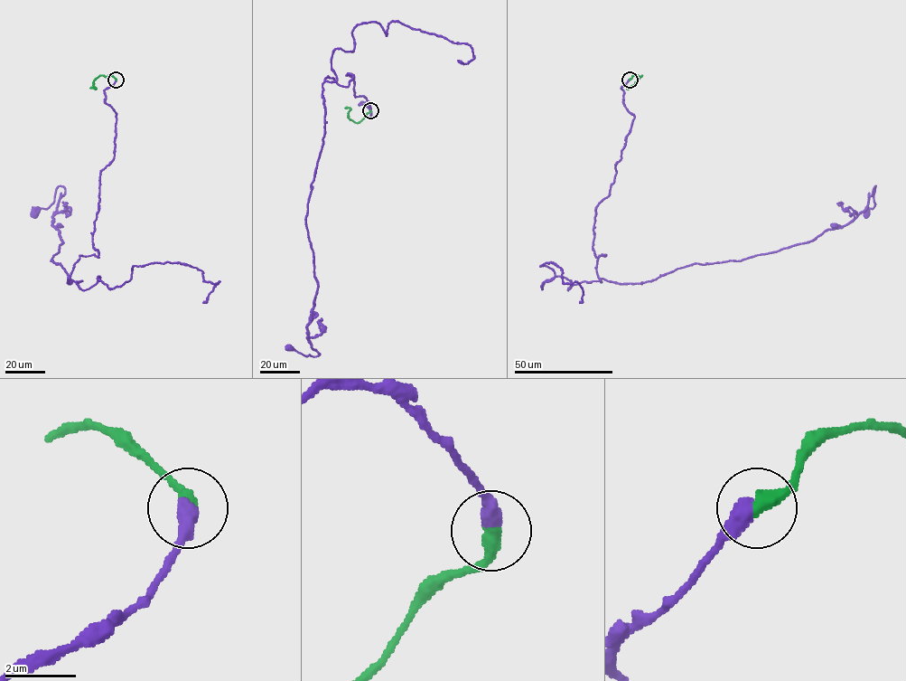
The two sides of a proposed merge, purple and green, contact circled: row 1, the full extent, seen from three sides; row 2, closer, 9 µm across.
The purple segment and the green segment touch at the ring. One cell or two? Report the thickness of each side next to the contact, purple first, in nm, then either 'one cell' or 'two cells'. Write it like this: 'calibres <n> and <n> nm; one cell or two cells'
calibres 480 and 420 nm; one cell

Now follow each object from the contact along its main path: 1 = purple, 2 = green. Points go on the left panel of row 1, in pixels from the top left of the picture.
1: (116, 80), (98, 255), (80, 256), (70, 283), (51, 260), (62, 186), (35, 212)
2: (116, 80), (111, 75), (101, 75), (94, 80), (95, 88), (90, 88)

